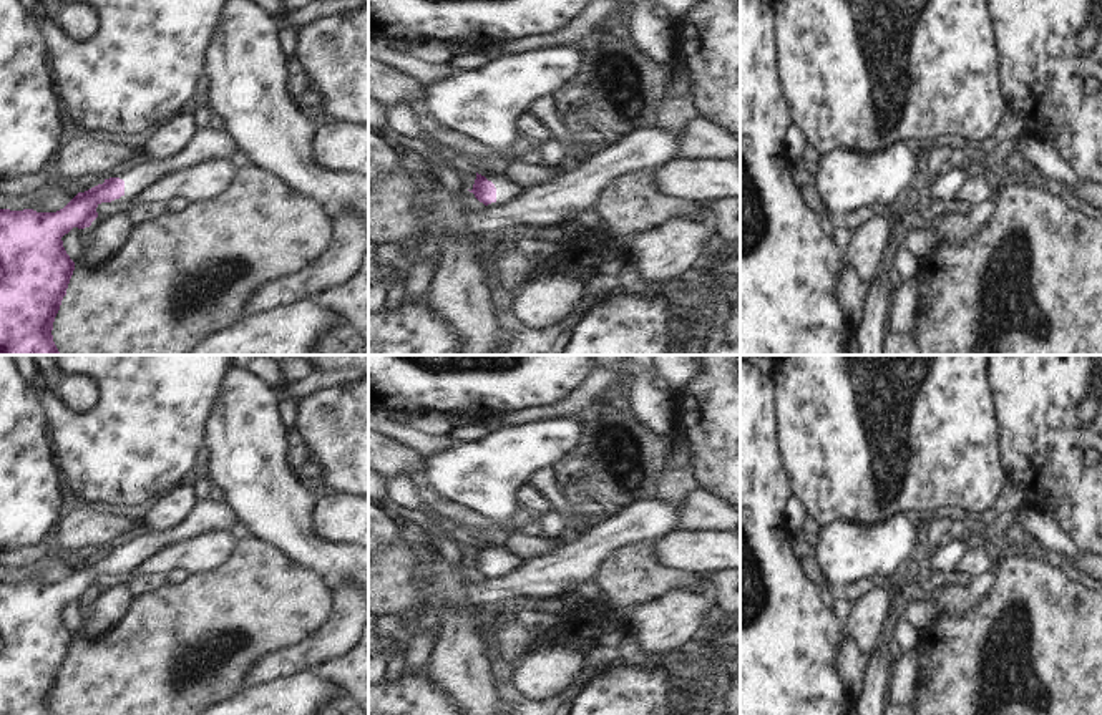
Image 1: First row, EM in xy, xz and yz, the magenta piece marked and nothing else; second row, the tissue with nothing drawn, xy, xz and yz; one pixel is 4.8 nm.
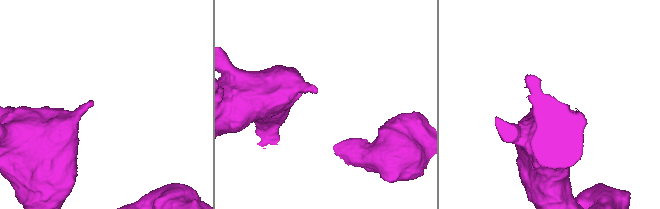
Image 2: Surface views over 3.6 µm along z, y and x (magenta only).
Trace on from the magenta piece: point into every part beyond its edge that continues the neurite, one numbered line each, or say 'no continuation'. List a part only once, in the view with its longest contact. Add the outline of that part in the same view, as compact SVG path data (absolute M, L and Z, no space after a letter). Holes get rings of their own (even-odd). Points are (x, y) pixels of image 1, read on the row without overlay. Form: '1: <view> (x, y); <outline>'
1: xz (508, 559); M500 546L491 554L496 559L496 572L501 576L514 572L523 564L519 554L508 546Z

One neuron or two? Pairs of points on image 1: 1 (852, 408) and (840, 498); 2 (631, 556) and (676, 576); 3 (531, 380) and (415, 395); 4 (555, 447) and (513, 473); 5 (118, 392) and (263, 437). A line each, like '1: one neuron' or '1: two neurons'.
1: one neuron
2: one neuron
3: one neuron
4: one neuron
5: two neurons

